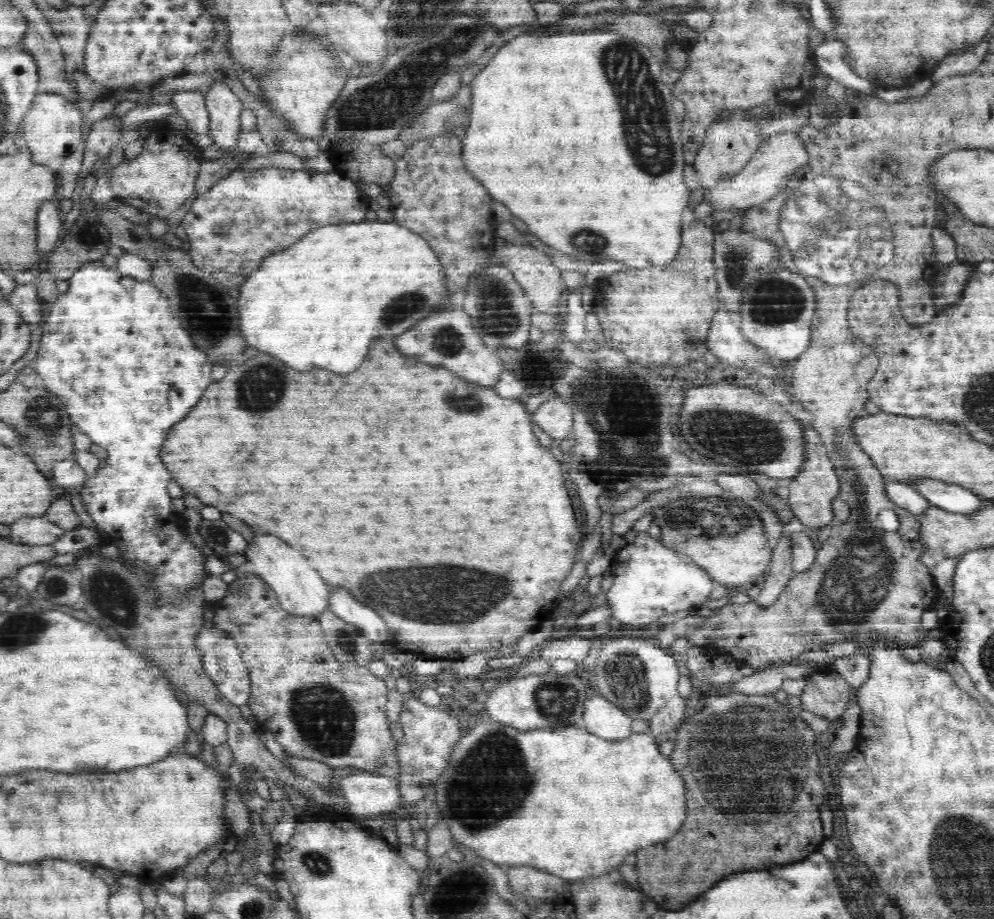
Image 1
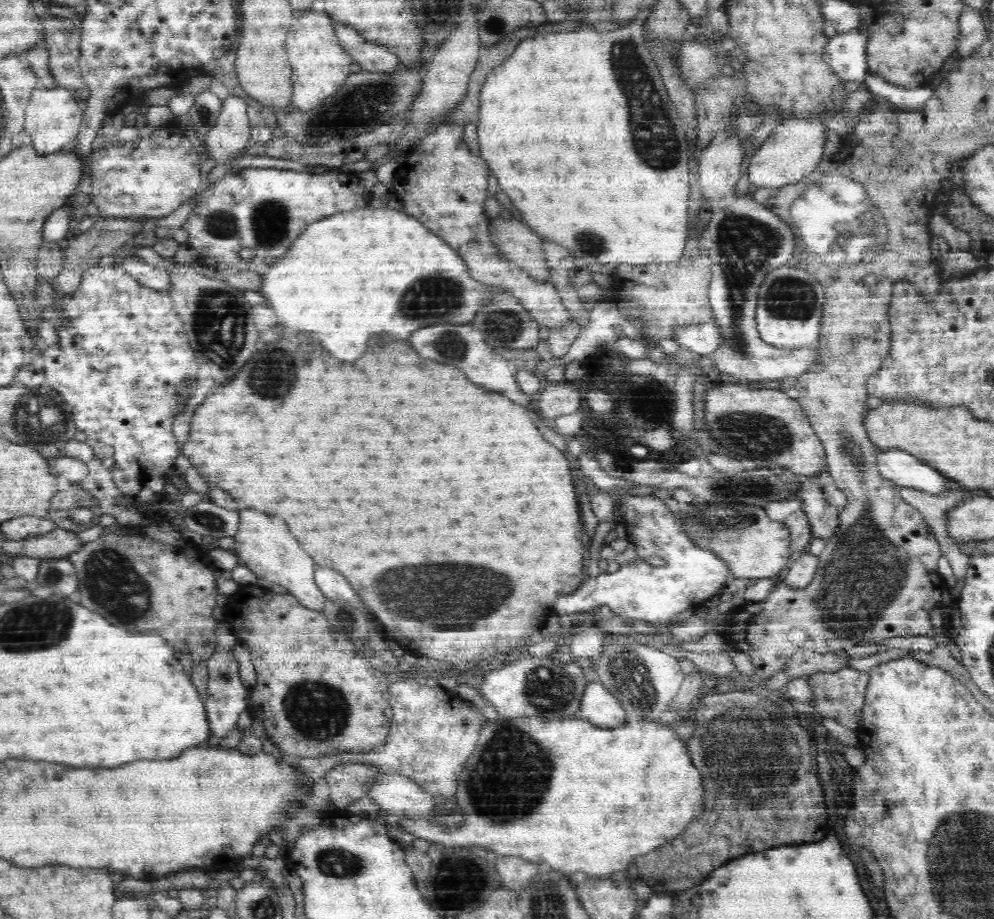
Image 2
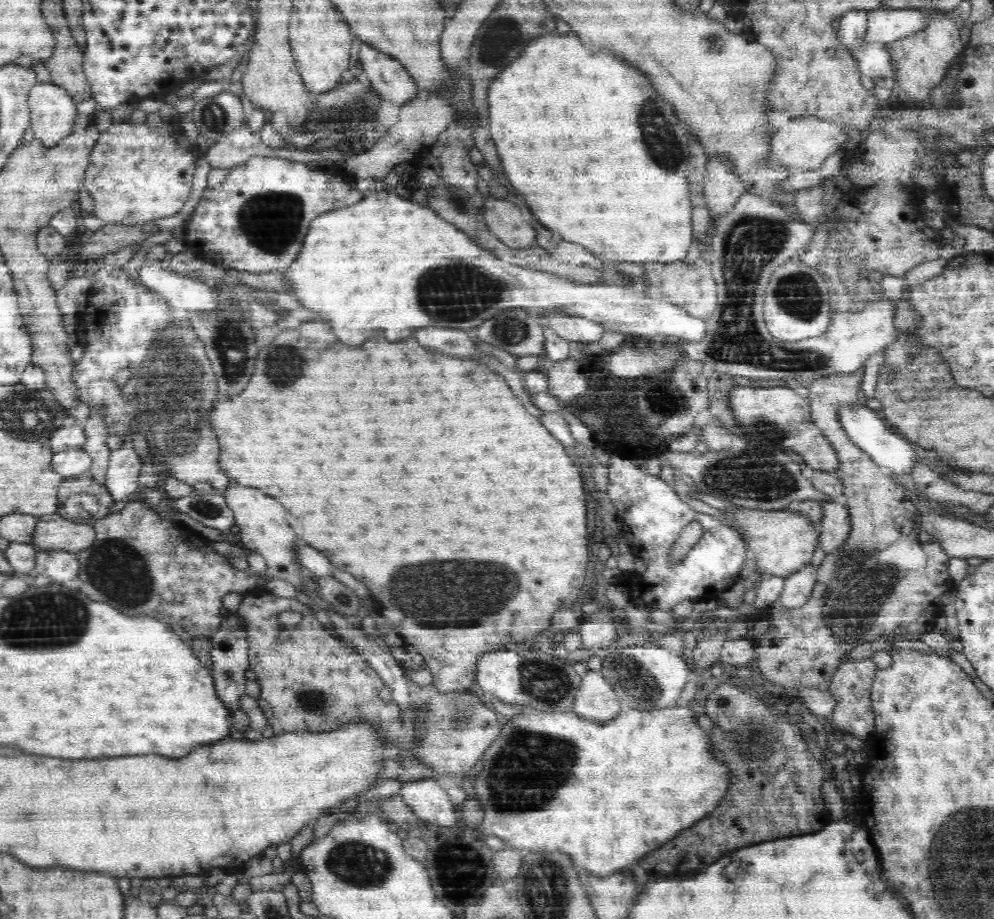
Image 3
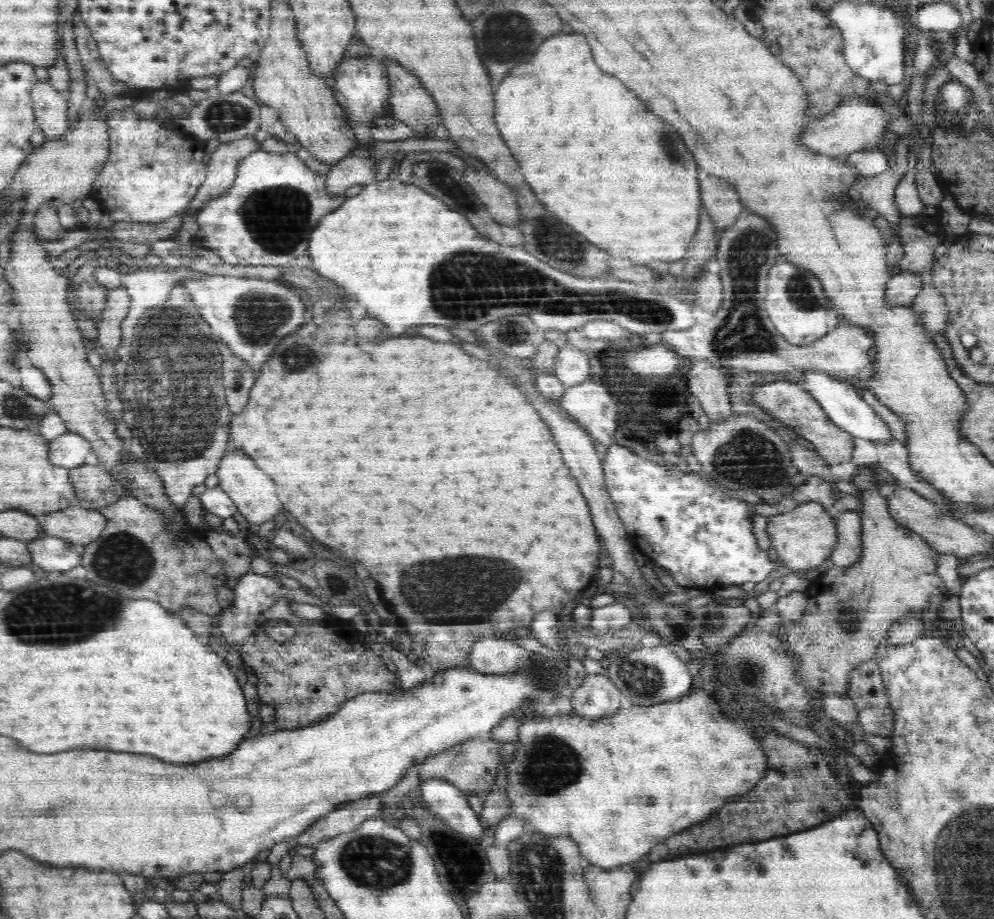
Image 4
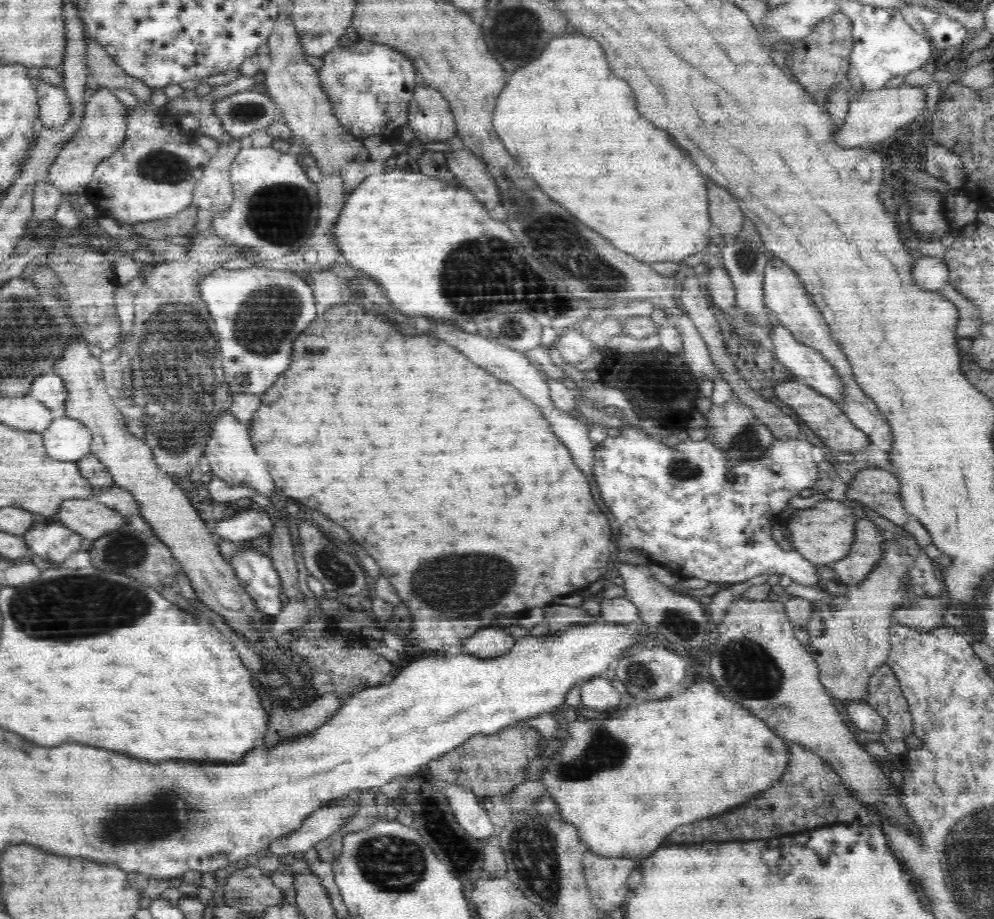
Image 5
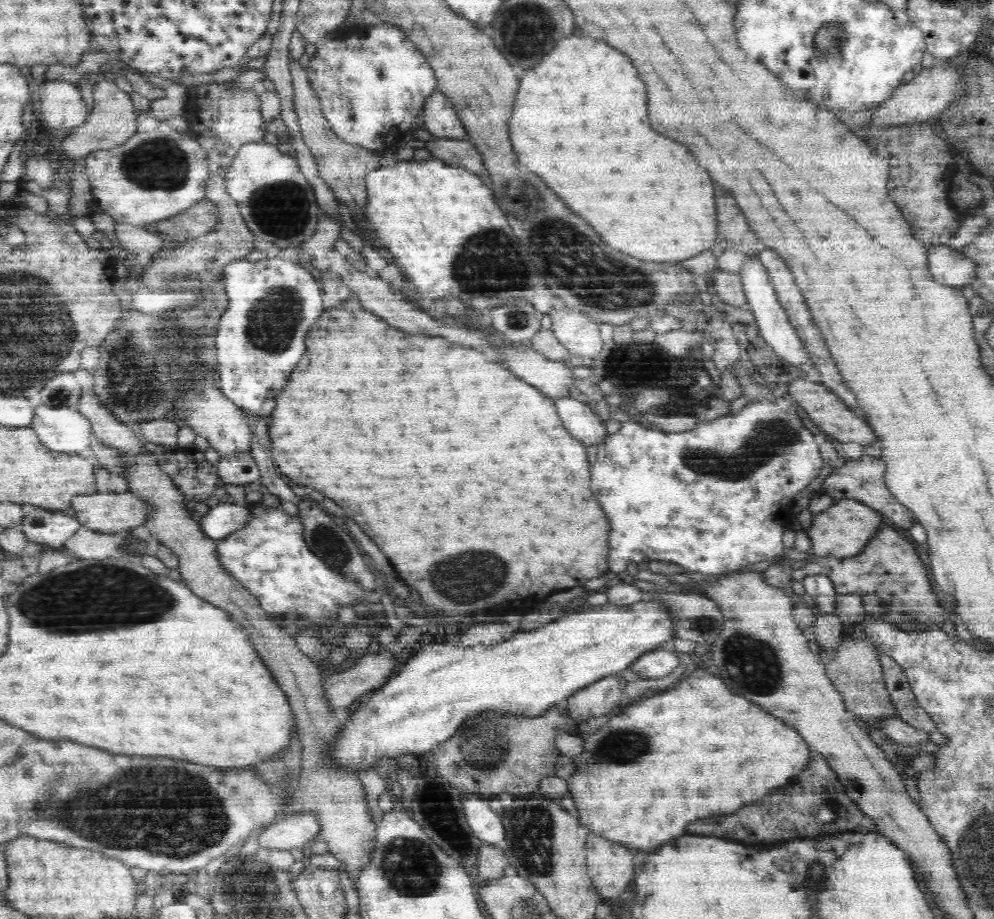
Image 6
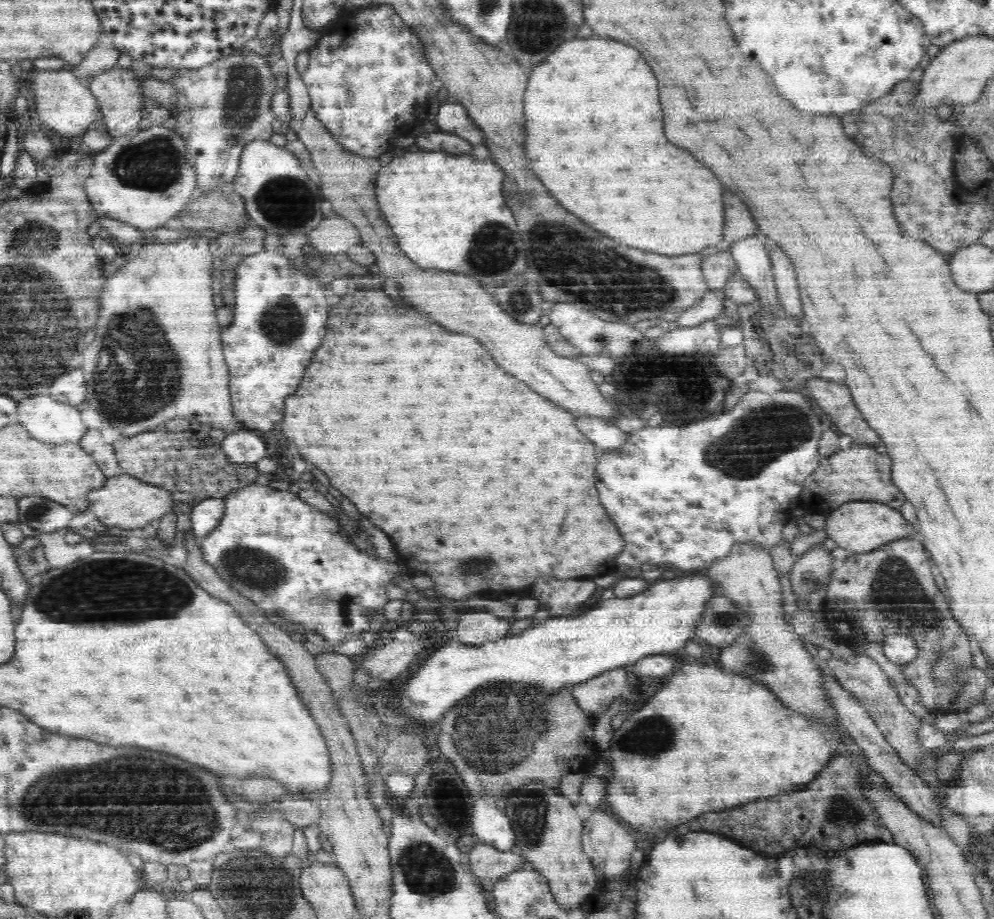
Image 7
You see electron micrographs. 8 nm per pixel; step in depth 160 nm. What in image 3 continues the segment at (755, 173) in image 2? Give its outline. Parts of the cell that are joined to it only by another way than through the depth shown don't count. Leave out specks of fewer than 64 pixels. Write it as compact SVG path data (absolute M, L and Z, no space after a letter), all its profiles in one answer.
M818 117L788 118L780 125L780 130L776 130L776 138L772 138L772 146L776 146L776 158L780 160L778 164L795 166L797 172L816 170L828 156L843 148L848 139L847 131L842 129L846 125L848 127L850 123Z

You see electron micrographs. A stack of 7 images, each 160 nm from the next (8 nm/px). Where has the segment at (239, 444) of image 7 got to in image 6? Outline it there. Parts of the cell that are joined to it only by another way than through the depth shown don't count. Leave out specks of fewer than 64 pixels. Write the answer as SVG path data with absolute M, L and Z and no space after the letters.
M232 454L232 456L220 456L217 464L218 477L226 486L237 484L248 486L254 484L260 477L260 470L255 460L248 454Z

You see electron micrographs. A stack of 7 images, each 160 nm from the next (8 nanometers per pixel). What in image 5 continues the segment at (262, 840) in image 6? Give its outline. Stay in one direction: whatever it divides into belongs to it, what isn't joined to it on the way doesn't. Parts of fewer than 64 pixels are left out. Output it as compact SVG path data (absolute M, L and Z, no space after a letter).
M352 800L351 804L342 802L340 805L330 804L322 807L306 818L299 830L274 840L268 848L276 857L297 852L306 853L315 848L320 841L334 834L350 812L352 812L352 818L357 814L355 800Z

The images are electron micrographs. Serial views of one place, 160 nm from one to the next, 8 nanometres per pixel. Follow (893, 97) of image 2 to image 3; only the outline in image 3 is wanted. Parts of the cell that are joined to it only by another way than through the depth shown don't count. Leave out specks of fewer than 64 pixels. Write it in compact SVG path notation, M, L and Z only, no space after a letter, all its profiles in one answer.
M867 10L845 11L836 25L837 38L857 62L861 74L872 78L875 86L894 90L895 78L891 53L884 42L866 41Z

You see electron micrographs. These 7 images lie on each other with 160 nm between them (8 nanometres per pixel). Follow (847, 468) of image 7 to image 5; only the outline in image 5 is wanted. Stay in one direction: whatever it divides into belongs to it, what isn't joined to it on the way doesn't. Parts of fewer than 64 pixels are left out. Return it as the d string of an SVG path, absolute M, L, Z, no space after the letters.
M880 467L860 470L848 490L848 498L858 500L858 506L866 506L912 533L918 546L933 544L925 526L902 505L898 479Z

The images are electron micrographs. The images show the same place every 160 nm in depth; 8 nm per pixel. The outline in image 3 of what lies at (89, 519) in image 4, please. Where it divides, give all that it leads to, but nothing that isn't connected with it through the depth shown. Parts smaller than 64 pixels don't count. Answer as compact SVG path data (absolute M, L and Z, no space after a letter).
M64 514L42 518L35 528L31 544L39 550L63 550L77 553L88 548L95 539L93 525L74 522Z

